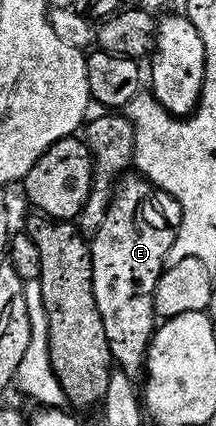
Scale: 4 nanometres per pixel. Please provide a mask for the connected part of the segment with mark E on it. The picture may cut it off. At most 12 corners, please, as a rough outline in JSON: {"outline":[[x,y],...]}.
{"outline":[[126,176],[91,241],[116,368],[147,372],[175,240],[155,190]]}

